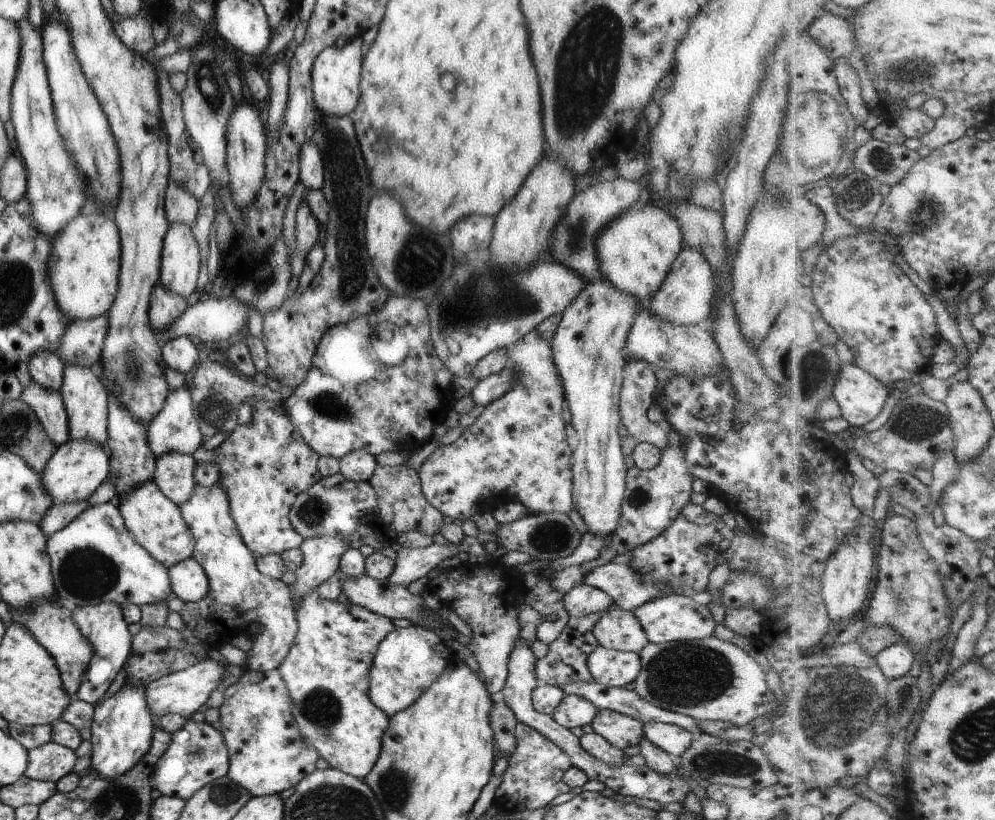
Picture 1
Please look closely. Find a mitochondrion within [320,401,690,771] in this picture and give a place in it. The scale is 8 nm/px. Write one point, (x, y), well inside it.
(550, 536)

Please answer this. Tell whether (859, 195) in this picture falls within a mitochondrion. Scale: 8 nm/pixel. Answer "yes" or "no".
yes

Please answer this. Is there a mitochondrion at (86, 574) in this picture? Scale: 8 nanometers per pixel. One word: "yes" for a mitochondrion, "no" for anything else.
yes

